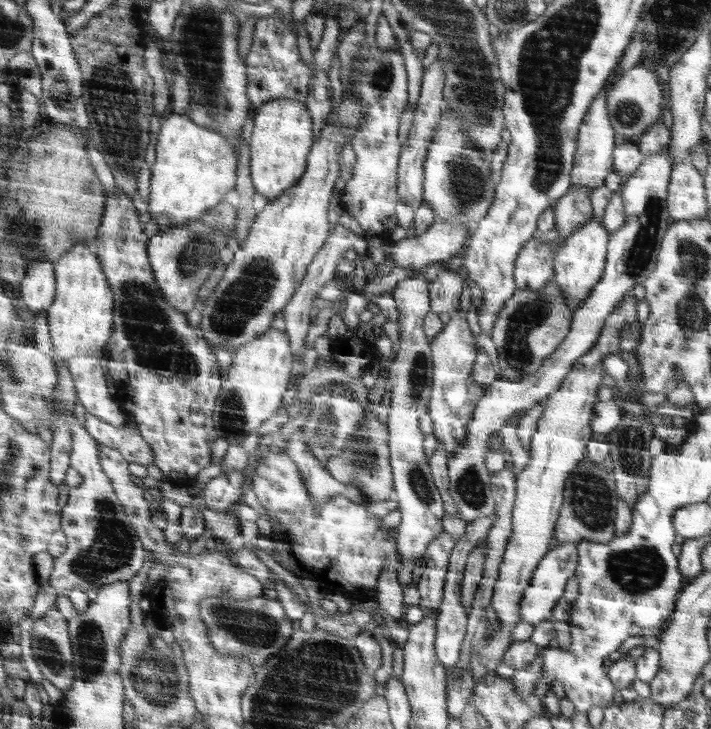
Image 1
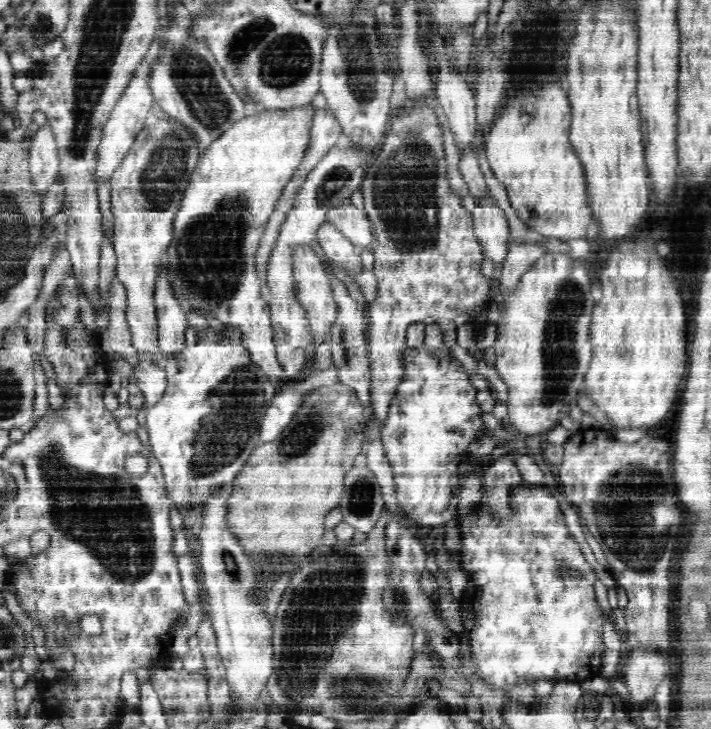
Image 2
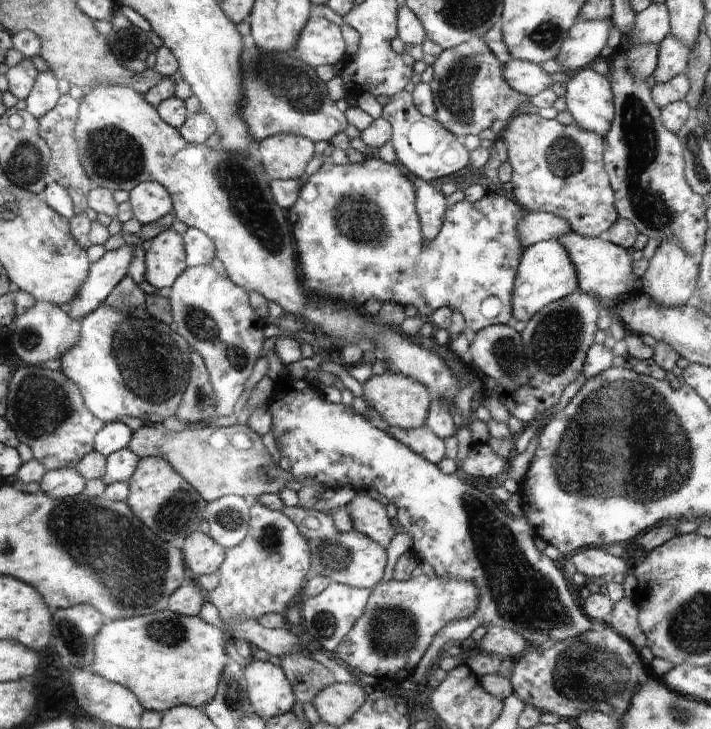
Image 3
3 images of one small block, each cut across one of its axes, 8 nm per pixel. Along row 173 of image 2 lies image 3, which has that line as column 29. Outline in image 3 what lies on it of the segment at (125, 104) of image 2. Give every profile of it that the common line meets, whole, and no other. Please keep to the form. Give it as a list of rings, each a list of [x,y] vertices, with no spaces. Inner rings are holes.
[[[52,69],[40,72],[35,89],[27,98],[27,110],[34,114],[37,119],[46,116],[50,110],[58,106],[62,98],[58,79],[59,77]]]

